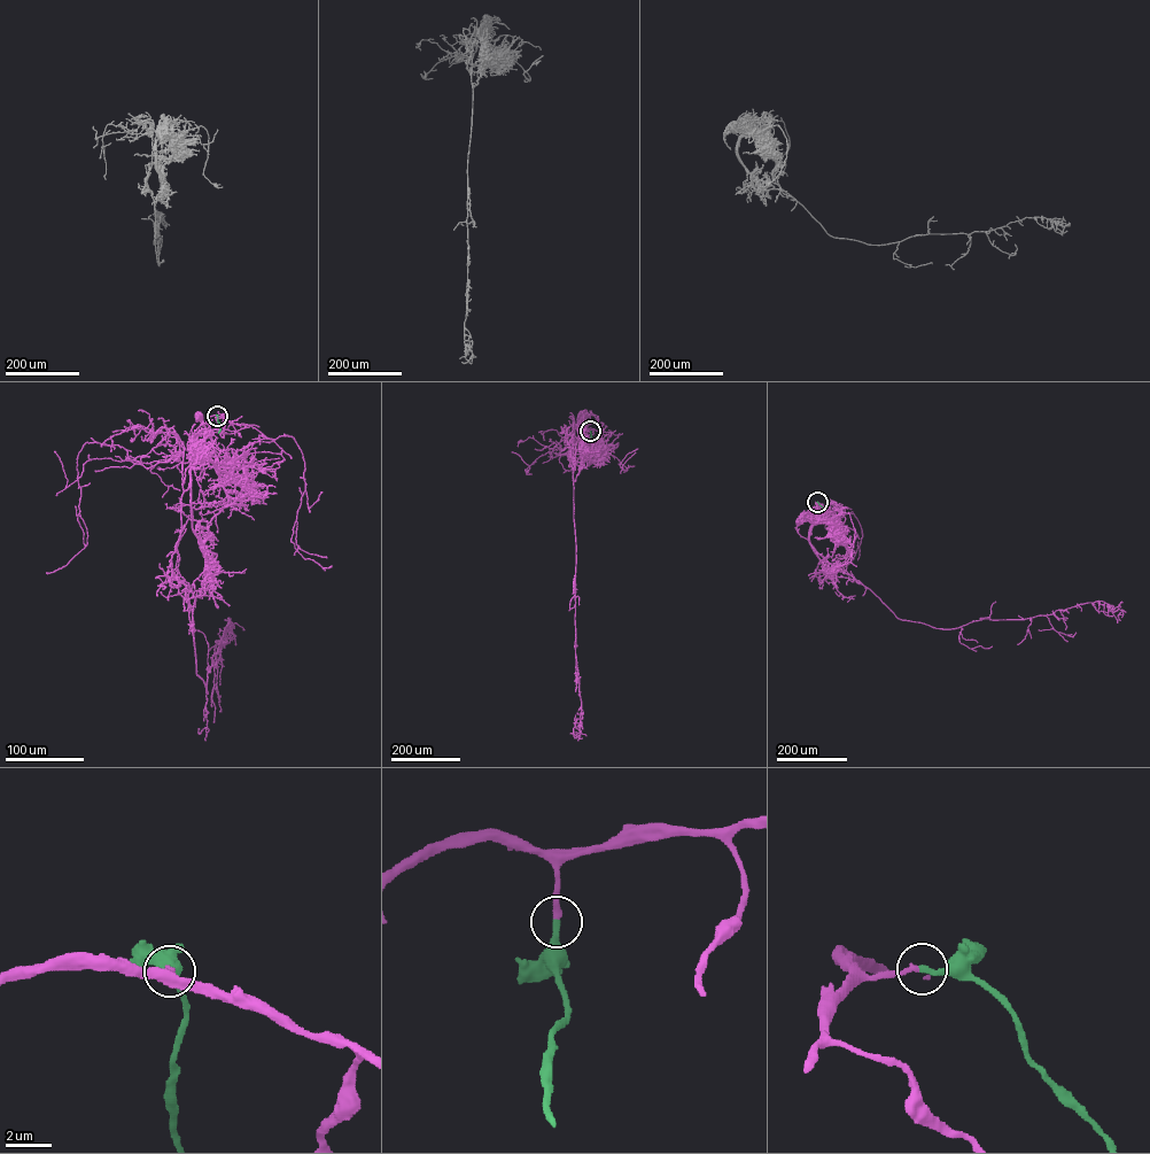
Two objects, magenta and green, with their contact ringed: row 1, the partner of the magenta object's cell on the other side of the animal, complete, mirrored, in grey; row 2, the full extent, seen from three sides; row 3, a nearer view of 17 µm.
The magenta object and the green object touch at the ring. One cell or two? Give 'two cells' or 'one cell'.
one cell

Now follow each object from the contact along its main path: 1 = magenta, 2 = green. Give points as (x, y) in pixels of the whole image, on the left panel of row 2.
1: (217, 416), (200, 425), (192, 444), (201, 457), (215, 465), (217, 473), (212, 439), (197, 416)
2: (217, 416), (218, 433)

